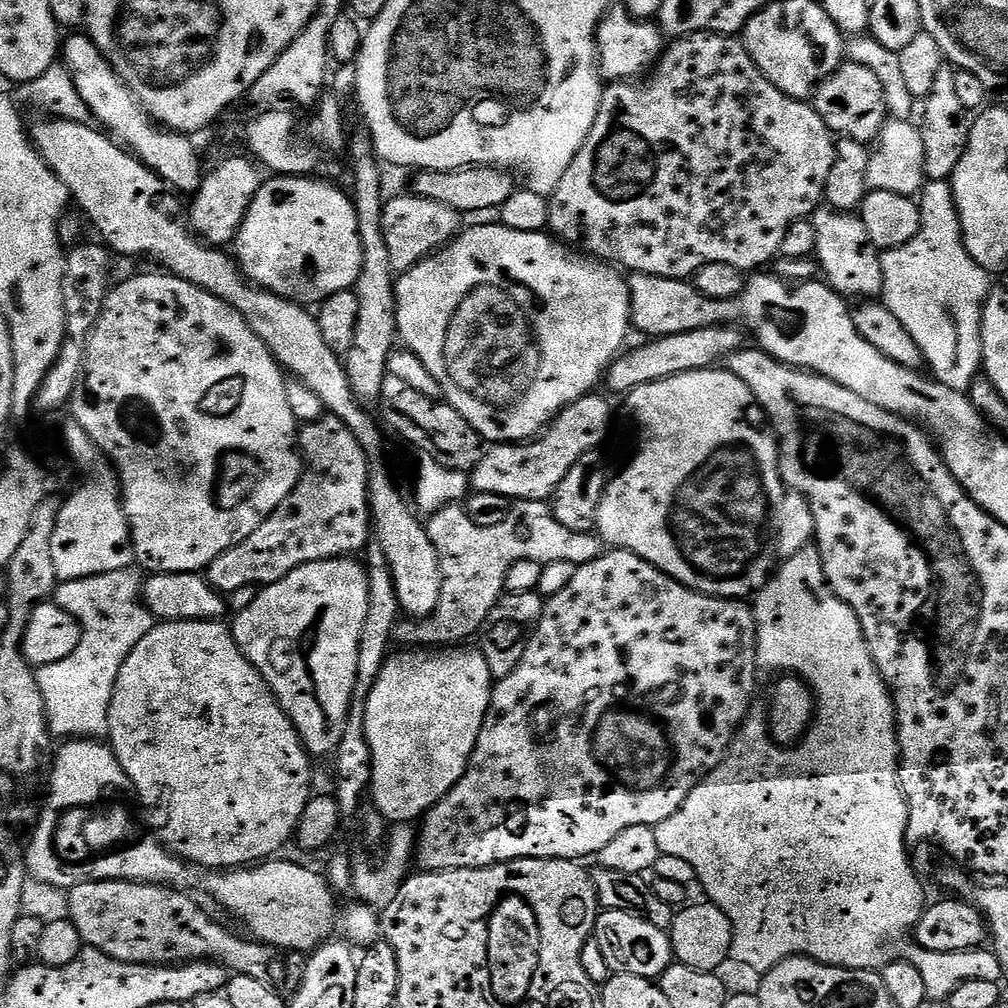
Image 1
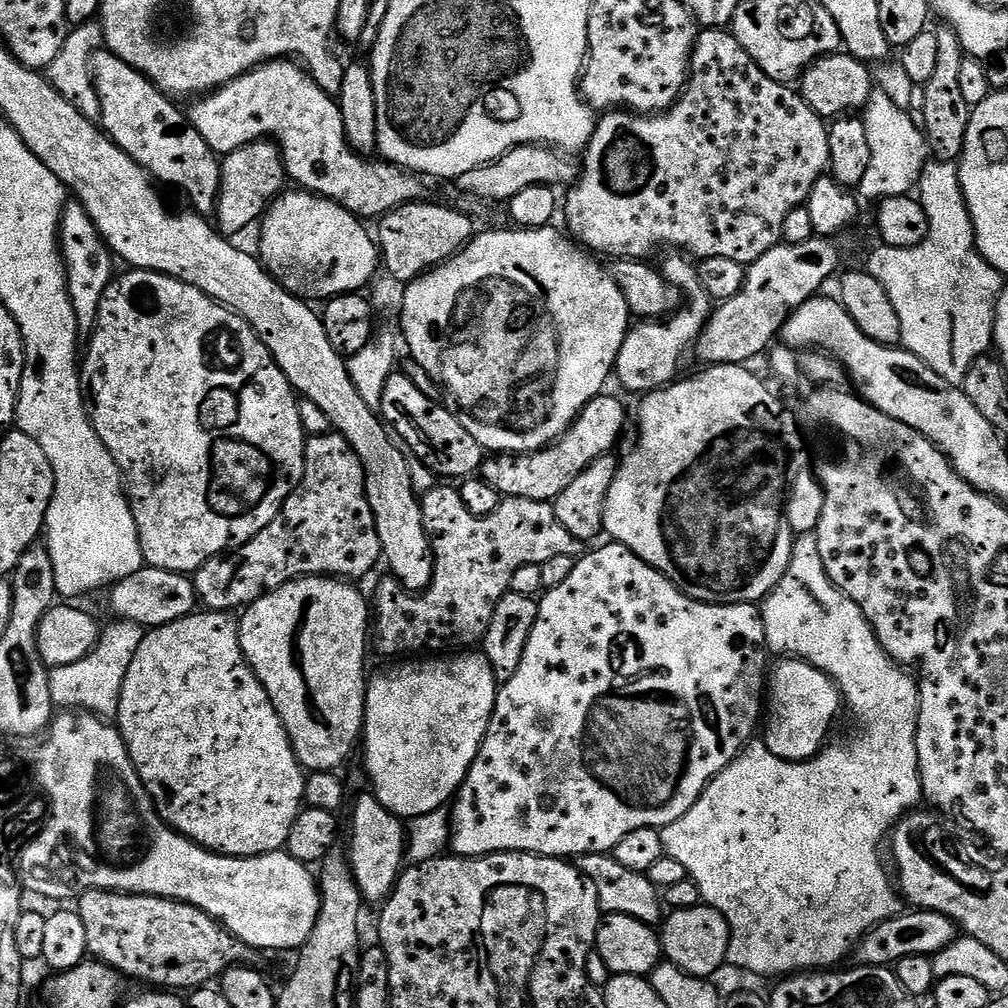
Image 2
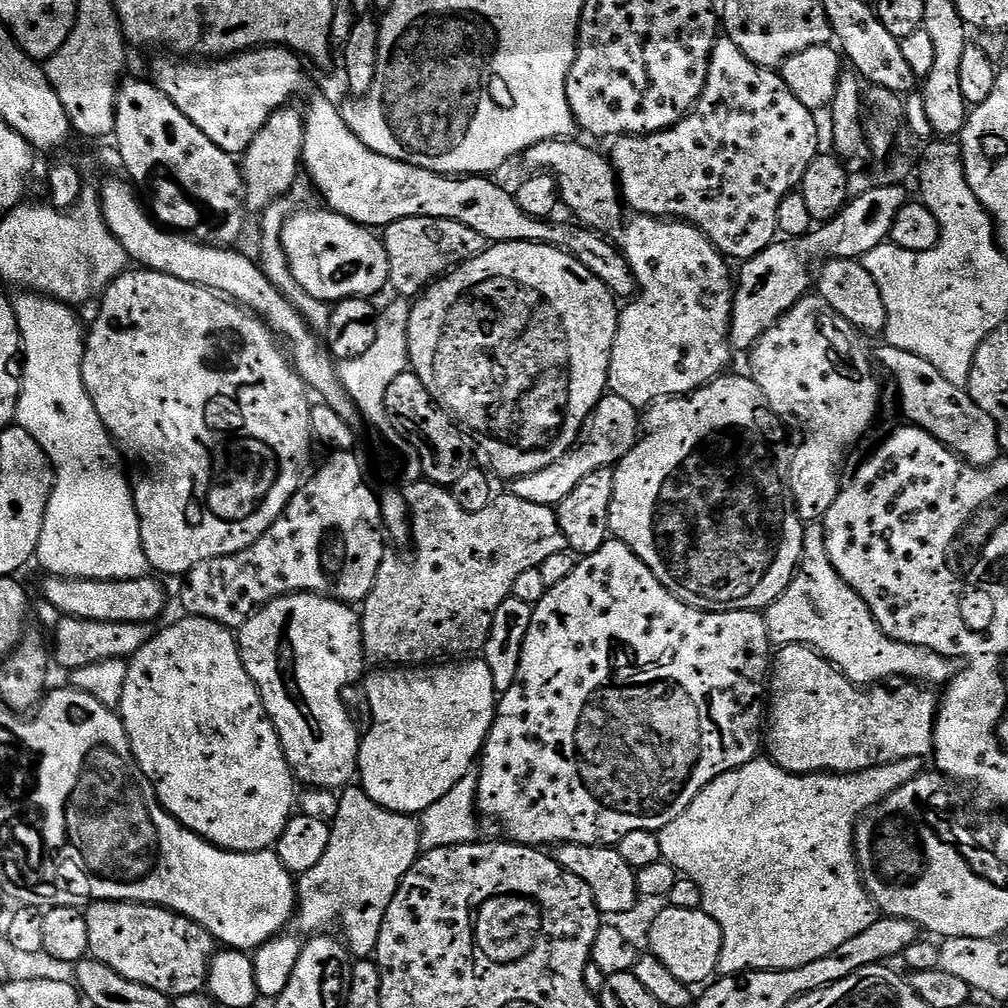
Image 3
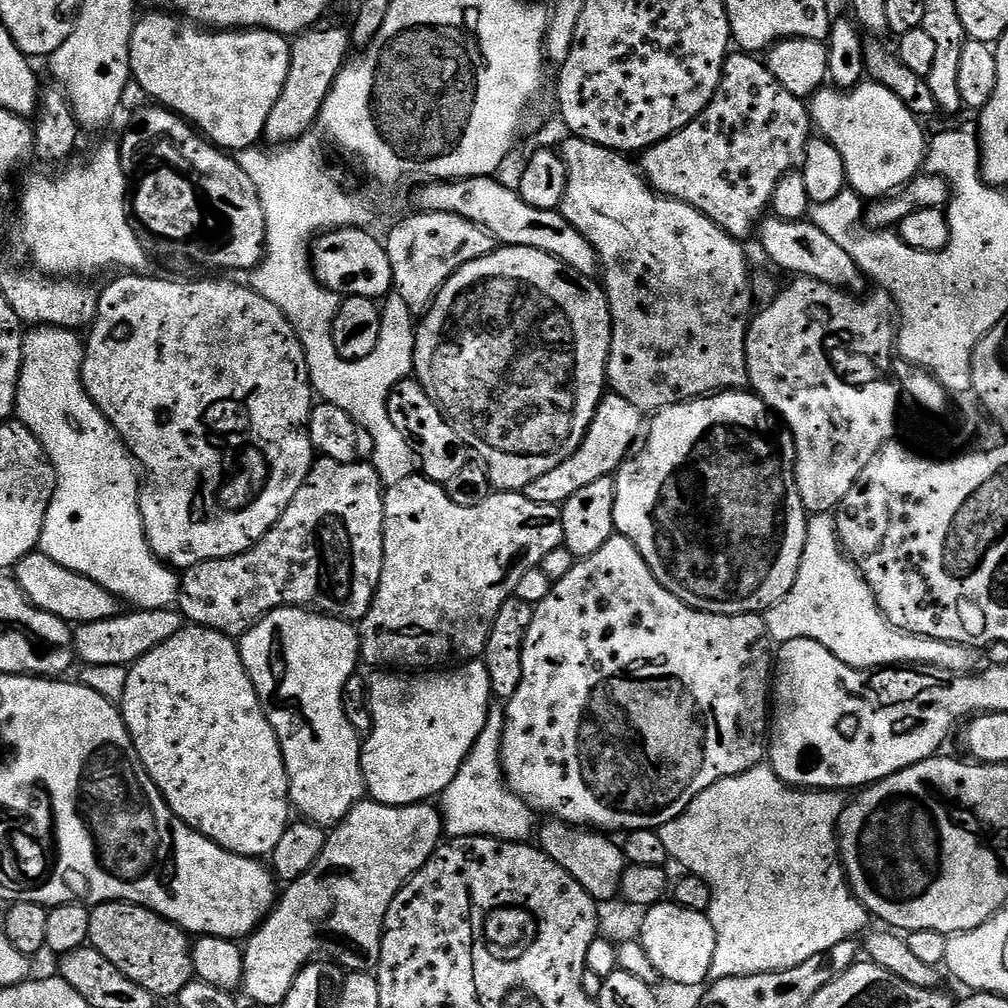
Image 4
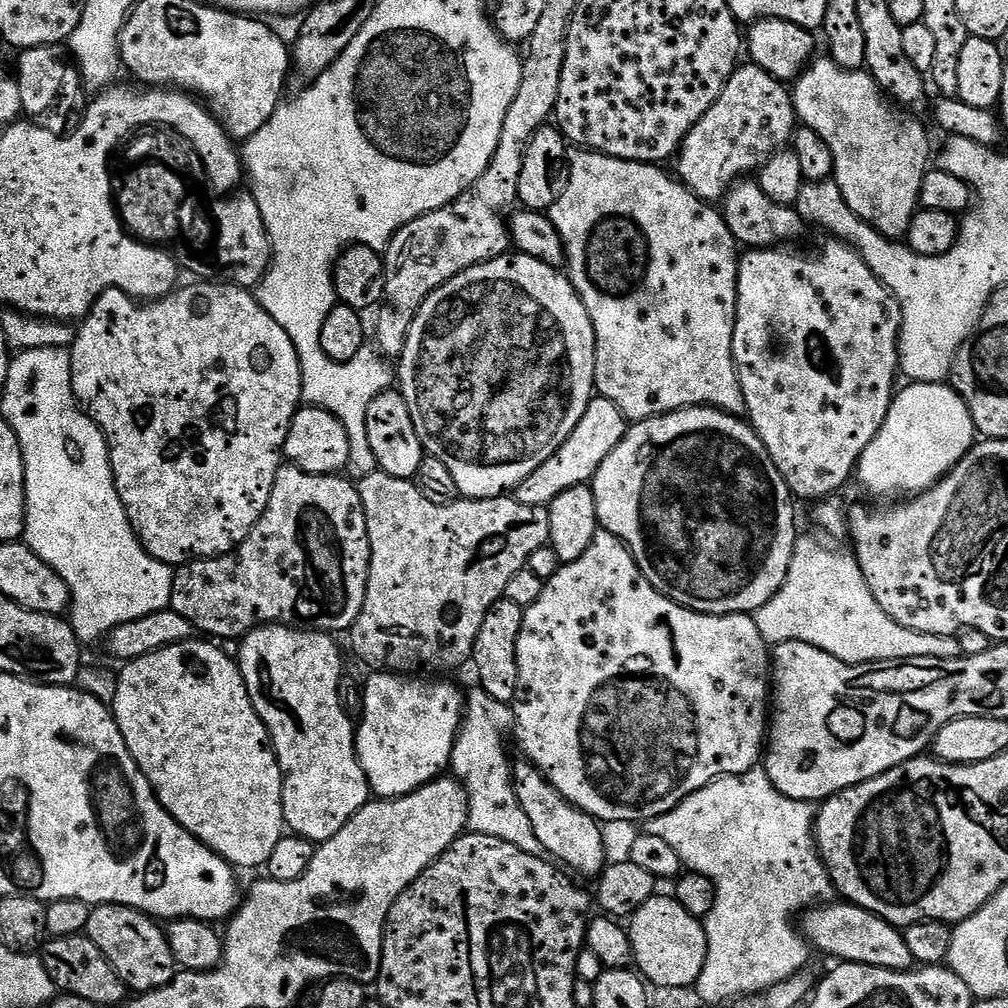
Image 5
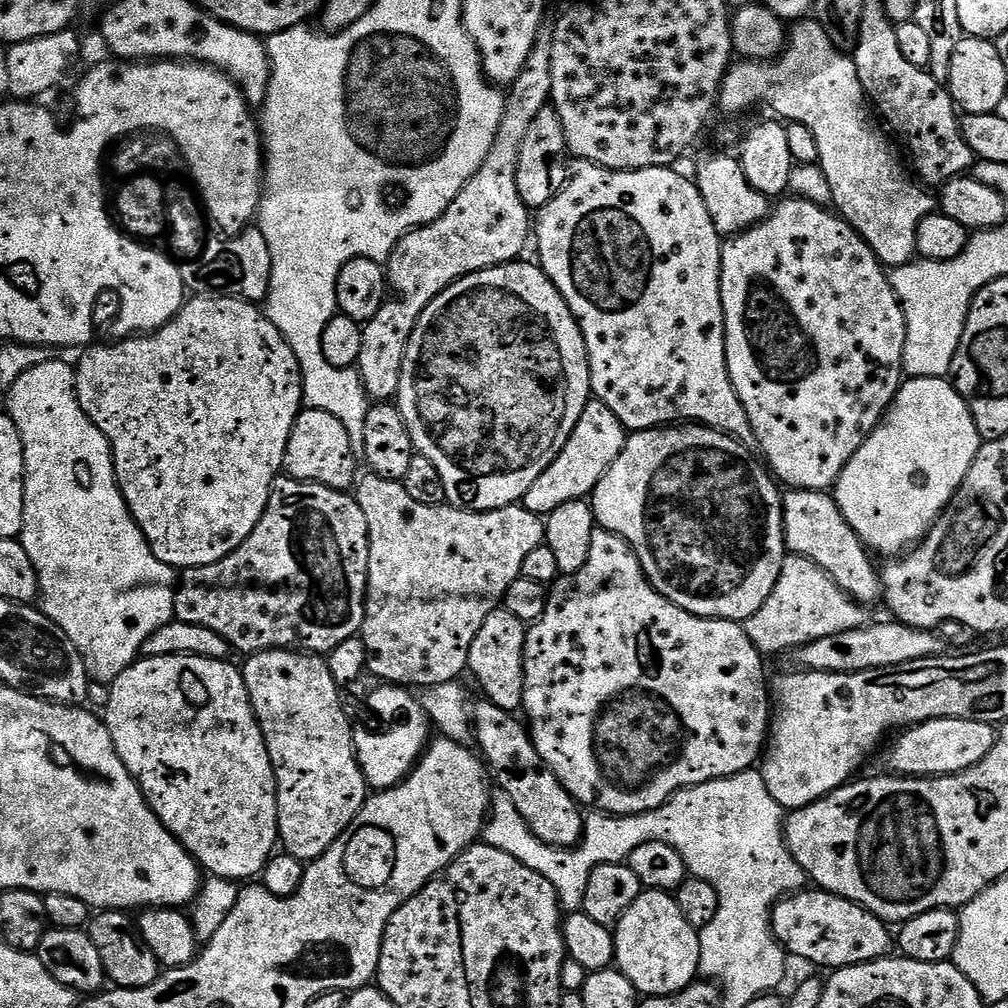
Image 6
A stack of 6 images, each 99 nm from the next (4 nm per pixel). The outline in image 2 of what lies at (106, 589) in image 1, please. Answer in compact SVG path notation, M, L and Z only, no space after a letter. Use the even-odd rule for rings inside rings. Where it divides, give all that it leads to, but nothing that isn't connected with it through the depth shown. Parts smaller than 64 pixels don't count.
M116 620L100 633L100 641L86 658L74 662L70 666L51 669L50 694L52 703L60 710L83 710L99 716L108 722L118 714L118 702L122 694L122 682L126 678L126 670L142 642L145 629L129 620Z

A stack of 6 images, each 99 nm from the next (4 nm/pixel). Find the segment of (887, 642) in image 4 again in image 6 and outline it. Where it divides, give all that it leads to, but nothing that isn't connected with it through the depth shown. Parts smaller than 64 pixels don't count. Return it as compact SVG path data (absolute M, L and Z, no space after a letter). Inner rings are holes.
M788 554L785 555L780 577L770 598L766 598L766 602L762 602L759 610L749 620L743 621L743 625L750 642L754 642L756 649L762 654L769 654L768 652L784 652L787 648L795 650L801 644L809 644L818 638L826 638L830 634L842 634L846 630L859 628L865 623L864 612L865 609L843 592L809 556Z

